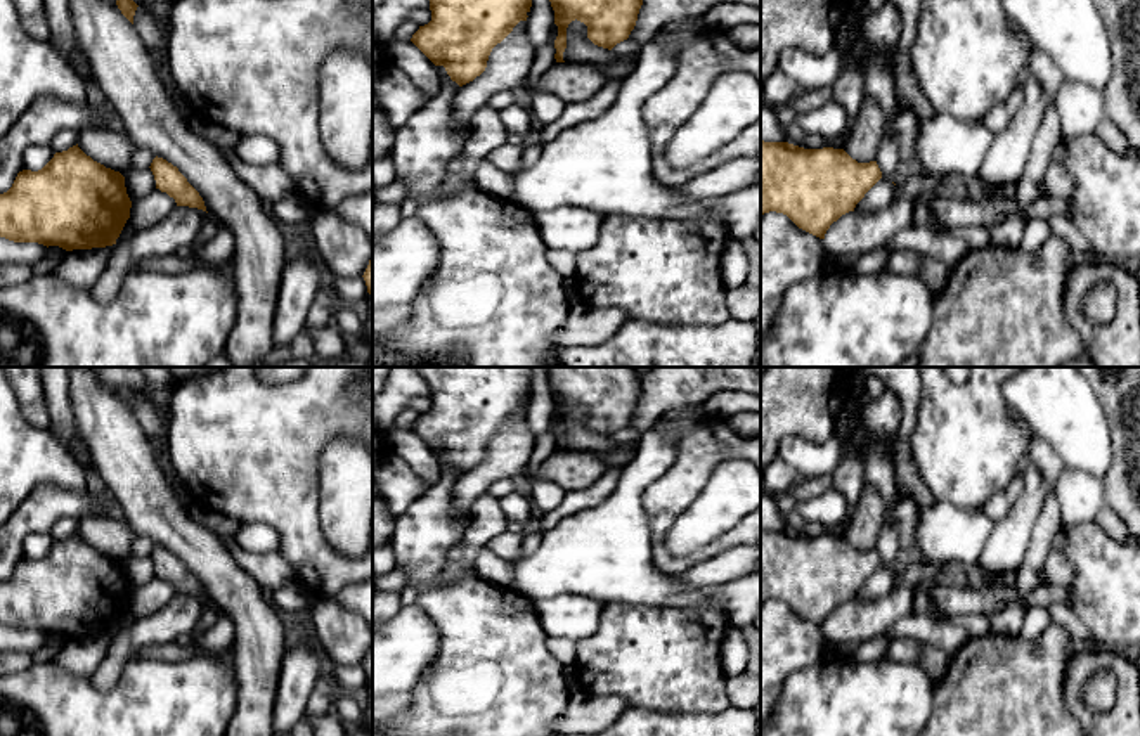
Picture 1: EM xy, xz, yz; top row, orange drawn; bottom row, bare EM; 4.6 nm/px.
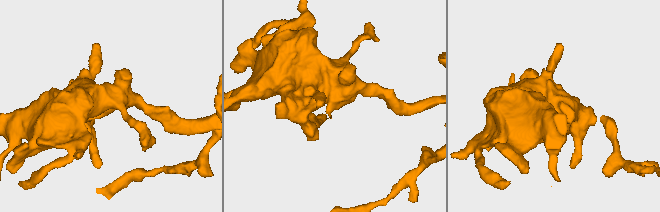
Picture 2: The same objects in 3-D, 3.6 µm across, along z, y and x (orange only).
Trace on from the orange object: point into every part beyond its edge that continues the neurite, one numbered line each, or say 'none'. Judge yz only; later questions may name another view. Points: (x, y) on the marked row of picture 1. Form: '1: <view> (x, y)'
none

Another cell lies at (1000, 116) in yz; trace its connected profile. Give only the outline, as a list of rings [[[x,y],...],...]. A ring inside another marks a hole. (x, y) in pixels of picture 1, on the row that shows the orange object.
[[[1027,71],[1022,78],[1022,85],[1012,92],[1012,95],[1003,100],[1001,104],[996,104],[984,118],[982,123],[991,130],[993,135],[1003,132],[1020,109],[1024,102],[1024,80],[1027,76]]]

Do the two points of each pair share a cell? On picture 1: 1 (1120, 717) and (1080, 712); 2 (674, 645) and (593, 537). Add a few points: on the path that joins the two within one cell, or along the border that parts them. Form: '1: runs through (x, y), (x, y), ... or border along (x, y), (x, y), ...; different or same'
1: runs through (1109, 717), (1090, 717); same
2: border along (607, 603), (648, 608), (686, 606); different

